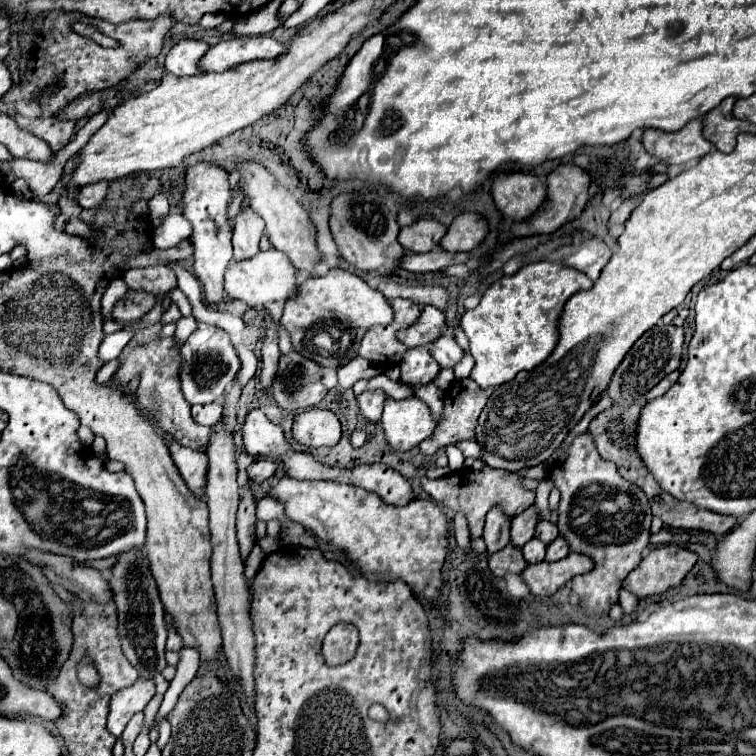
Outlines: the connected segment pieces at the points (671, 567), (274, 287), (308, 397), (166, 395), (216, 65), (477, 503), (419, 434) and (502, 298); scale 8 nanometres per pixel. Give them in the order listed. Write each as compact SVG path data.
M668 544L650 550L636 570L624 580L624 590L638 598L652 598L664 594L670 588L678 588L686 574L696 564L698 556L682 546Z
M276 248L258 252L254 258L248 258L246 262L230 262L224 276L224 290L230 298L246 302L250 308L262 306L270 302L284 302L292 294L296 294L296 268L290 264L286 254L278 252Z
M298 352L280 358L272 386L272 398L280 408L288 412L312 408L326 396L326 392L316 362L302 358Z
M152 324L148 328L140 328L130 344L122 350L122 366L112 378L118 386L128 384L136 374L140 376L140 386L136 390L136 400L142 410L154 412L156 410L156 424L170 432L182 446L188 446L198 452L206 452L206 446L210 442L210 428L200 426L190 416L190 404L184 400L184 394L180 390L180 346L174 344L174 338L160 338L162 324Z
M246 36L224 40L208 50L200 66L206 72L222 72L252 60L272 60L286 52L286 44L274 40L272 36Z
M484 466L482 472L462 468L458 472L452 472L446 478L440 478L440 480L430 480L430 478L422 476L422 488L430 494L432 500L442 504L444 508L448 508L452 512L462 512L468 520L470 536L480 538L482 528L484 528L484 518L490 512L490 508L500 506L502 512L508 516L508 520L512 520L514 516L518 516L520 512L524 512L526 508L530 508L534 504L534 492L524 490L520 486L520 480L522 480L522 474L518 474L518 472L492 470L492 468Z
M410 396L406 400L386 398L382 426L388 444L394 450L406 452L432 436L436 420L432 418L428 404L416 396Z
M536 262L522 266L514 276L502 276L490 284L474 310L466 310L460 326L470 340L470 354L476 364L470 378L480 388L510 382L520 370L542 364L558 342L558 320L570 296L593 286L590 278L558 262Z

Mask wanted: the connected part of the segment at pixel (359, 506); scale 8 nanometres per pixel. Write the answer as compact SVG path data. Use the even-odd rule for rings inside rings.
M282 478L276 488L272 488L268 494L280 496L280 500L286 506L288 518L294 522L300 522L304 528L312 530L318 540L324 540L336 548L342 548L346 552L346 558L352 560L360 574L372 582L396 582L404 580L412 594L424 600L426 604L434 604L440 588L442 588L442 566L446 560L446 550L450 542L450 530L448 530L448 516L440 510L440 506L432 500L414 500L408 506L390 506L382 502L376 494L352 486L352 484L340 484L332 480L294 480L294 478Z

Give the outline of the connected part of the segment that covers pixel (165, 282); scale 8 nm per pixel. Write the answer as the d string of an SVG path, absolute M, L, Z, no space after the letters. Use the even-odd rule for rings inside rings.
M168 266L132 268L124 274L124 282L130 290L144 290L150 294L166 294L176 288L176 274Z

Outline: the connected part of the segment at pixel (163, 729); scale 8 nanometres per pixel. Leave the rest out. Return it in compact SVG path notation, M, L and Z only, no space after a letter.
M163 719L158 723L159 738L157 740L157 746L162 750L168 743L171 736L171 725L167 719Z

